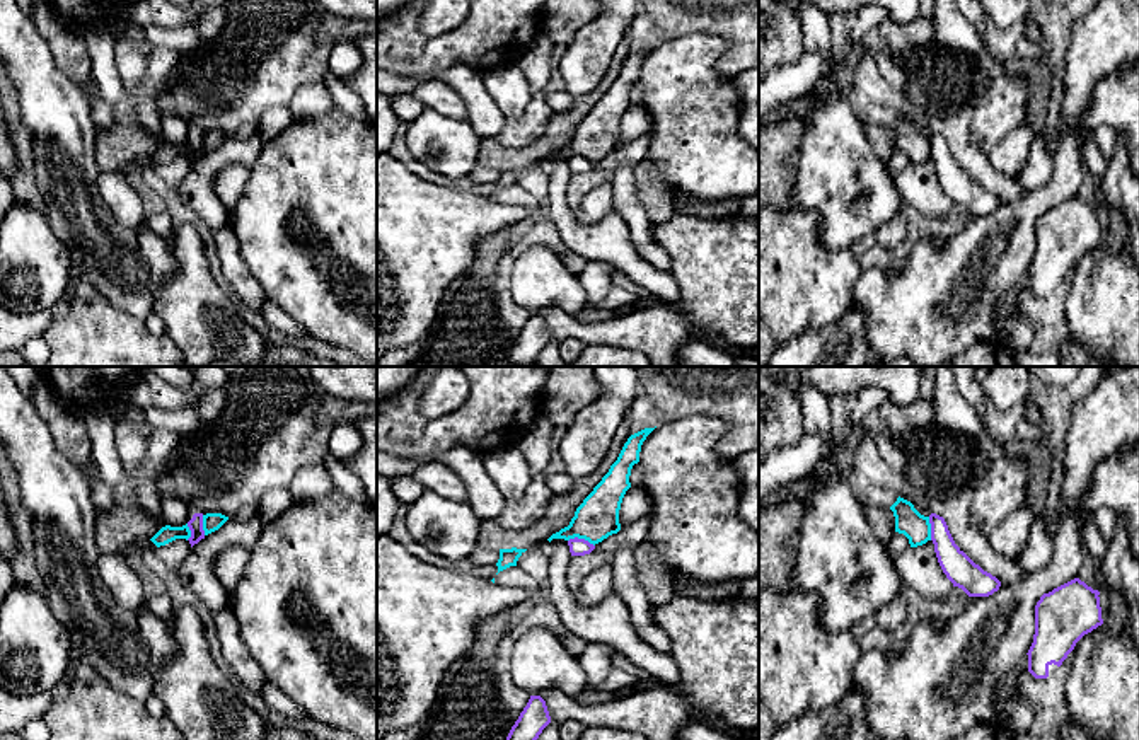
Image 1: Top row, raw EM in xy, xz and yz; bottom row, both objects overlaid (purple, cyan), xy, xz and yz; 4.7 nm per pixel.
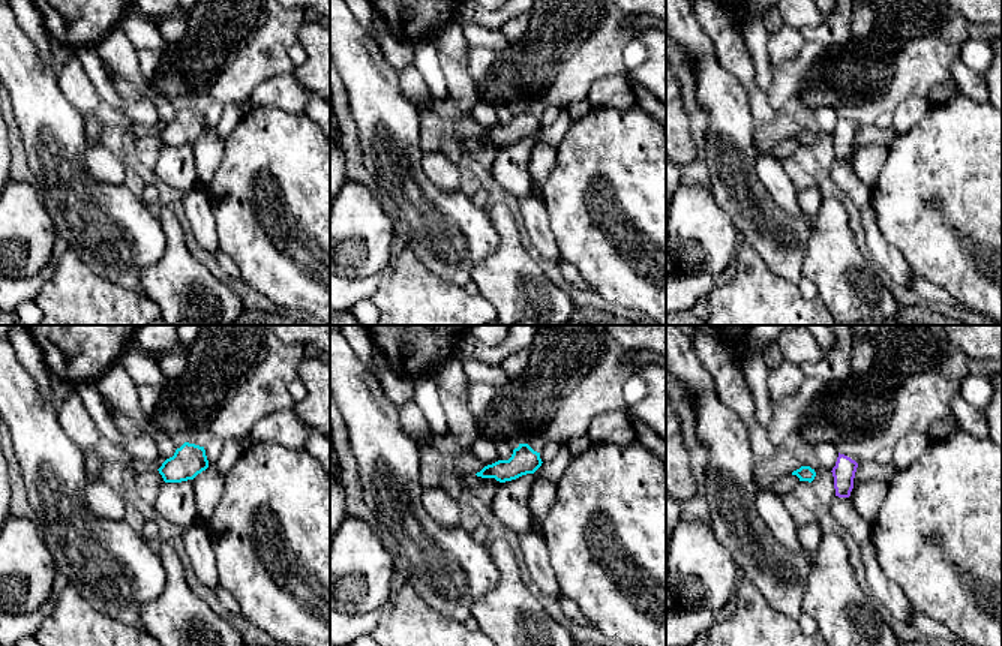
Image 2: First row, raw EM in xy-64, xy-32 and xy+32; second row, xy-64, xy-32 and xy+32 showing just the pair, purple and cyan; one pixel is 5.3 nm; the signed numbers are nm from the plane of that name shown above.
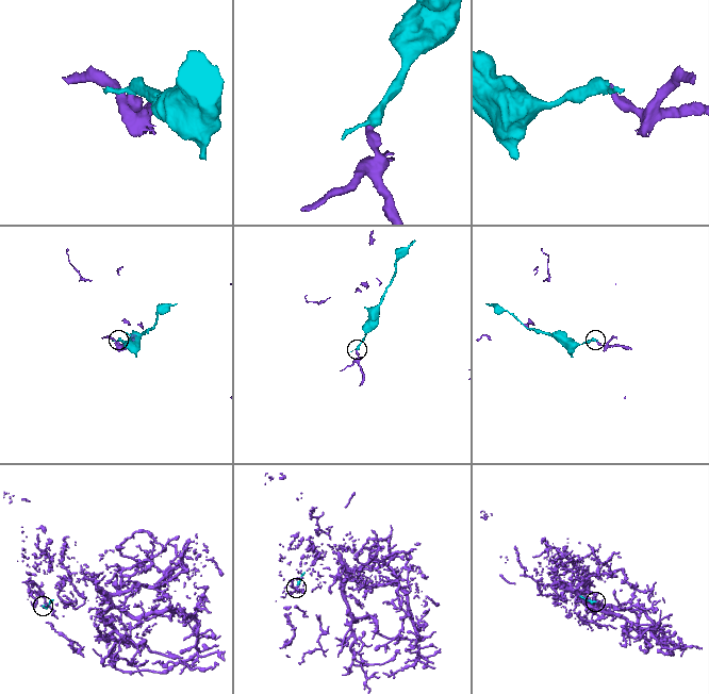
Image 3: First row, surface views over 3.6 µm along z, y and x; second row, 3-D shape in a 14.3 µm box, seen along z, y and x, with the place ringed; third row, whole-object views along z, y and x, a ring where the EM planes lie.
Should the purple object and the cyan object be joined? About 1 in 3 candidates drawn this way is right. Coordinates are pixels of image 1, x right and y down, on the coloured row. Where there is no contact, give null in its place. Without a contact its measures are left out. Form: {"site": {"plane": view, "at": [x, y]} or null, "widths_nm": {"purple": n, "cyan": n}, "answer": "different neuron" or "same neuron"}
{"site": {"plane": "xz", "at": [582, 539]}, "widths_nm": {"purple": 80, "cyan": 200}, "answer": "different neuron"}

